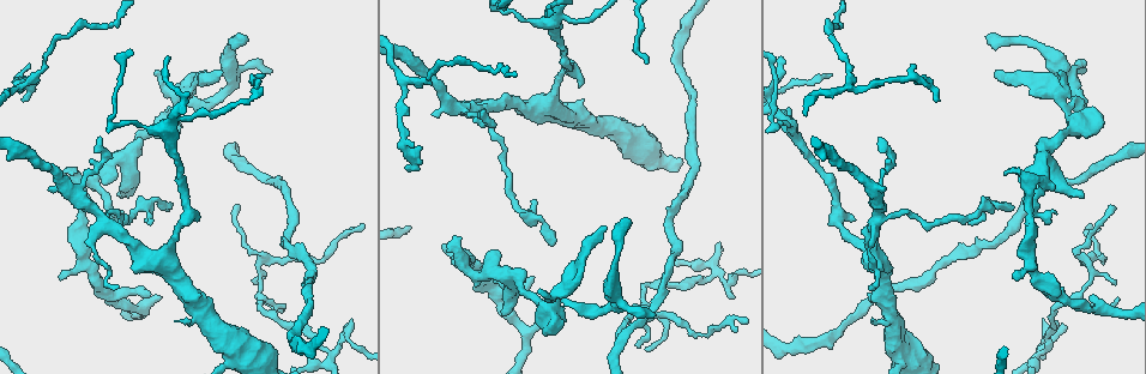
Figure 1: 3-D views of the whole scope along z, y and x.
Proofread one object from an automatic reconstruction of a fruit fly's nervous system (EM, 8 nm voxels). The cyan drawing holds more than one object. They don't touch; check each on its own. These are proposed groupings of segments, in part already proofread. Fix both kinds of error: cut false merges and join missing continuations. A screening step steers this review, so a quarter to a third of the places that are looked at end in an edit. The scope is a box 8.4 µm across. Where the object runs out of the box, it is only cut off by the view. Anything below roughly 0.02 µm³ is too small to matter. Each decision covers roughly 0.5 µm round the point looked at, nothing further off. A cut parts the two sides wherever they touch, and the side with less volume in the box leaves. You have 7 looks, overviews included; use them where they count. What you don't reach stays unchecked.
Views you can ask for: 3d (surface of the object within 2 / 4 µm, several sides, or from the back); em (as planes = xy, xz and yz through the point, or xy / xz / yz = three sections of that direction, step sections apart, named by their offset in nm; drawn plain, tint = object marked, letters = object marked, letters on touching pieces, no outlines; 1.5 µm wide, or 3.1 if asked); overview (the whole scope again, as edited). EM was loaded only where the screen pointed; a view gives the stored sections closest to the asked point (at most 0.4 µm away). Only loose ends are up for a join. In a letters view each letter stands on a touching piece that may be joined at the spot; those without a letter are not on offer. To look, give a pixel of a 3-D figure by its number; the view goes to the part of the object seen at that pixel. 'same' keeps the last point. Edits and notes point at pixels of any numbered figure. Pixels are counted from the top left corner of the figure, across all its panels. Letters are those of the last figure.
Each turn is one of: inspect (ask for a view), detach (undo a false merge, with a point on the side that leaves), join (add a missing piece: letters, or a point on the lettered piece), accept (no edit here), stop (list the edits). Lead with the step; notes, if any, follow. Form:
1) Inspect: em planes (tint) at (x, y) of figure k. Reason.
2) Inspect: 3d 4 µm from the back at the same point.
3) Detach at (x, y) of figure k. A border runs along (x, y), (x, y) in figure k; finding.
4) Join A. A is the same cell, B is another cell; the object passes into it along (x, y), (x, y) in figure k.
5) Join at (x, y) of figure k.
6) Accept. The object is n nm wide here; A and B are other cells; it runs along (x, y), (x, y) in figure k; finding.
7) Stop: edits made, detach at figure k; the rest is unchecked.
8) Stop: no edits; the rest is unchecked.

Inspect: em planes (letters) at (148, 291) of figure 1. Free end.

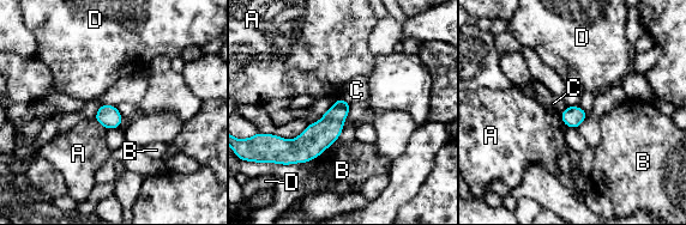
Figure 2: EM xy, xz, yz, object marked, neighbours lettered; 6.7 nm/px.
Accept. The object is 140 nm wide here; A, B, C and D are other cells; a border runs along (340, 97), (350, 104) in figure 2; none of them fits.

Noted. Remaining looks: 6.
Inspect: em xy step 8 (letters) at (73, 173) of figure 1. Free end.

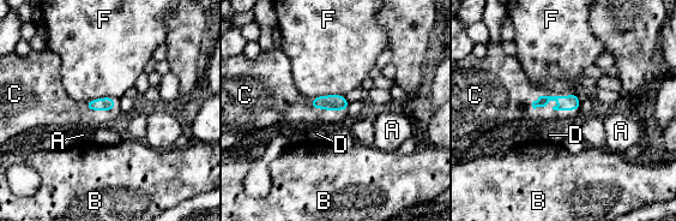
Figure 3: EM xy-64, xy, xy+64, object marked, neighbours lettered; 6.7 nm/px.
Inspect: em planes (letters) at the same point.

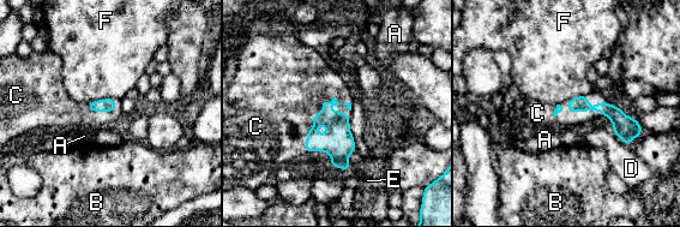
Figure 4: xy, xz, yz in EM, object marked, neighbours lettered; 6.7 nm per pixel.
Join C. The longest contact is with C, 460 nm; C is the same cell, A, B, D, E and F are other cells; the object passes into it along (338, 142), (314, 117), (289, 89) in figure 4; it goes on there.

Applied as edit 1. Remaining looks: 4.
Inspect: em yz step 8 (tint) at (176, 321) of figure 1. Free end.

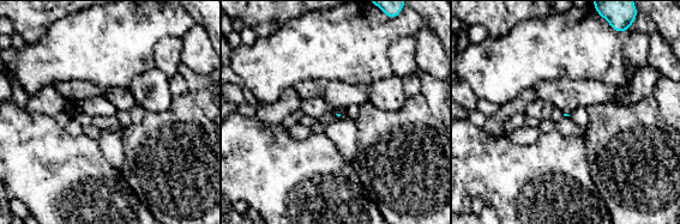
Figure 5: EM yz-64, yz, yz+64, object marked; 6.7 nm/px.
Inspect: em planes (letters) at the same point. Cut it another way.

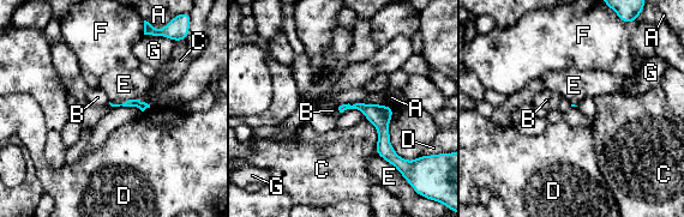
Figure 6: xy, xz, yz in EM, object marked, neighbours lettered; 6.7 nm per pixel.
Accept. A, B, C, D, E, F and G are other cells; no lettered piece goes on from it.

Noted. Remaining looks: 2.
Stop: edits made, join at figure 4; the rest is unchecked.

